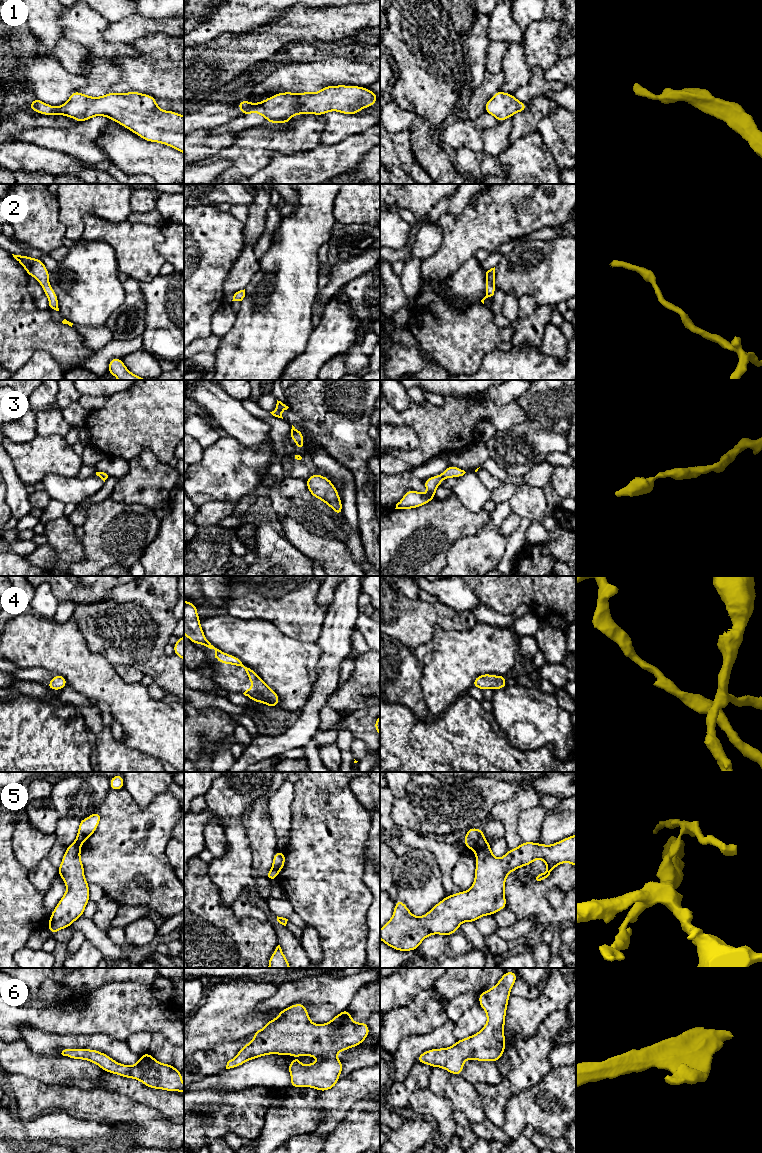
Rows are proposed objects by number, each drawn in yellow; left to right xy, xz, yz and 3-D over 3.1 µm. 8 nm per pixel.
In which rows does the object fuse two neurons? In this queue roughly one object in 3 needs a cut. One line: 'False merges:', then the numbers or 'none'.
False merges: 5

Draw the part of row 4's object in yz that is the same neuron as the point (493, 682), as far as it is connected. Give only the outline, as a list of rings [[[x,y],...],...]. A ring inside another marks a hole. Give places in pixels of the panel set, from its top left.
[[[488,673],[478,676],[474,679],[472,686],[481,690],[490,688],[492,690],[503,689],[507,686],[505,676],[489,675]]]

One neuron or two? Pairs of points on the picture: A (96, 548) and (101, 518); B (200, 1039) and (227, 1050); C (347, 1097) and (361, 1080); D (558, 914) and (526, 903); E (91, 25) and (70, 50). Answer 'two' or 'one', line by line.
A: one
B: two
C: one
D: one
E: two

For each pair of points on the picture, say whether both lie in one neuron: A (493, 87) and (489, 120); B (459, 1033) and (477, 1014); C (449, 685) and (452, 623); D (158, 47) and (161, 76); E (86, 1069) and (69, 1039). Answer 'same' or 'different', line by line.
A: different
B: same
C: different
D: same
E: different

